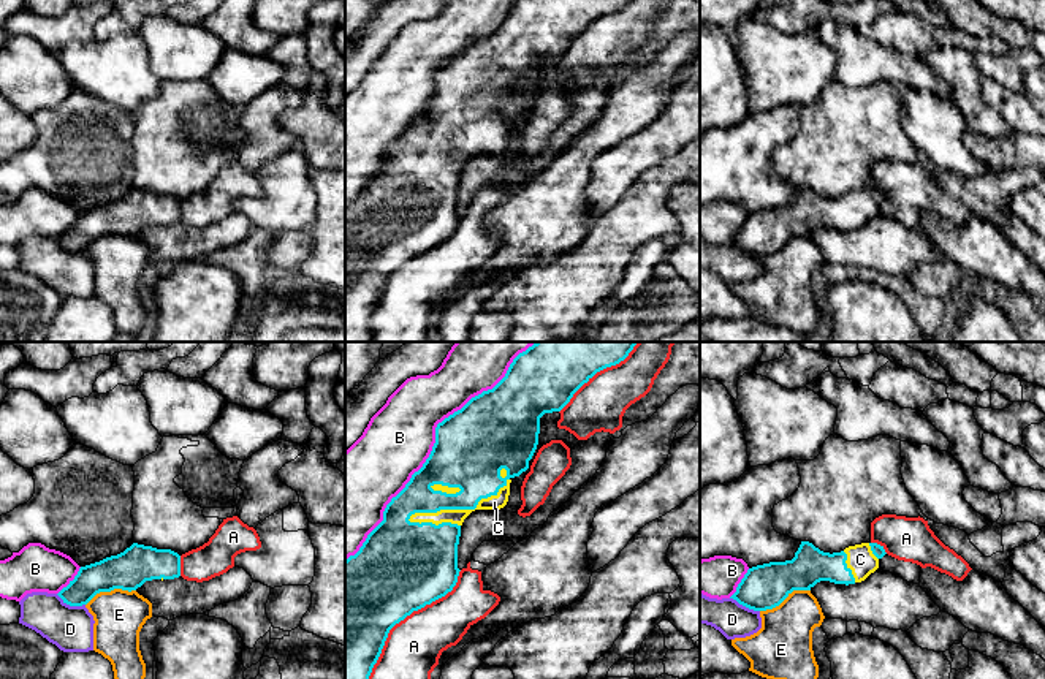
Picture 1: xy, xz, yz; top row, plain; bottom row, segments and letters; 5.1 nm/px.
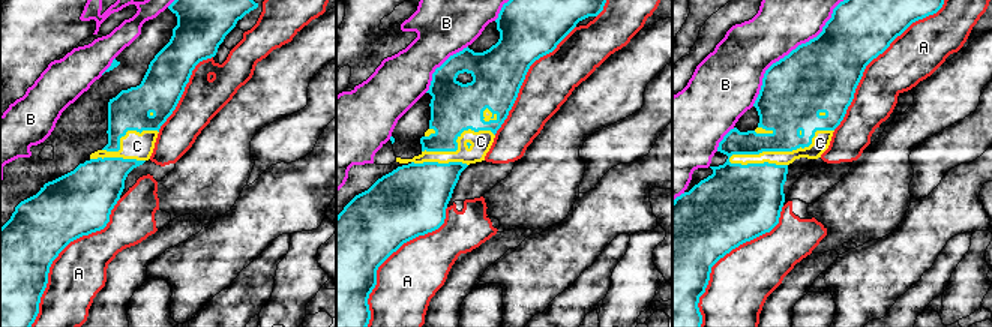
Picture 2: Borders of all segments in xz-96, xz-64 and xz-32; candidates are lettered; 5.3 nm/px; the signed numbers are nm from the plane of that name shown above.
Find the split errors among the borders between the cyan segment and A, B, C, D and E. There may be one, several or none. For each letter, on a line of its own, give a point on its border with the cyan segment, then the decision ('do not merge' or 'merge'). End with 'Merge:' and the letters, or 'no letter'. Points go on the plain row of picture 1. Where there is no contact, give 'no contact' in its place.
A: xz (398, 268) | do not merge
B: xz (433, 95) | do not merge
C: xz (463, 154) | merge
D: xy (70, 250) | do not merge
E: yz (784, 244) | do not merge
Merge: C

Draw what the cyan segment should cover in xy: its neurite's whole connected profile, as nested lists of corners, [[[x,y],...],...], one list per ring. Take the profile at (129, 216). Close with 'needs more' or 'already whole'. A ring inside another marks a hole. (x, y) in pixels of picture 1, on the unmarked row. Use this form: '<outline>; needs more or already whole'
[[[133,188],[124,198],[81,212],[78,220],[57,241],[70,252],[87,250],[97,239],[114,234],[136,236],[146,226],[180,222],[180,201]]]; already whole

